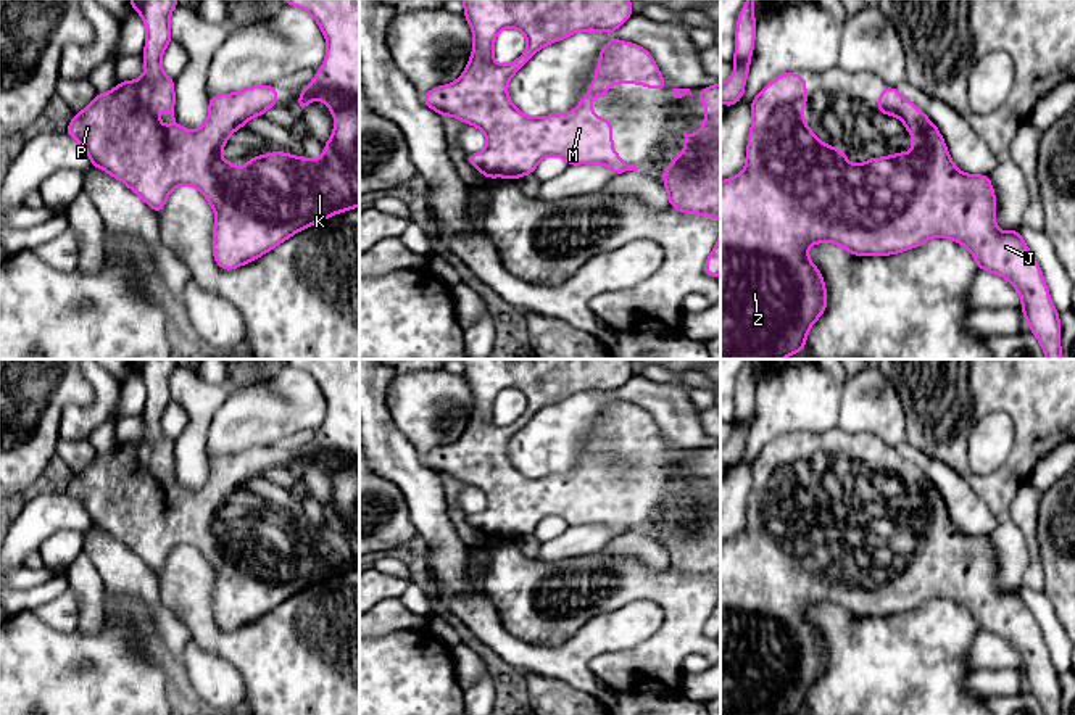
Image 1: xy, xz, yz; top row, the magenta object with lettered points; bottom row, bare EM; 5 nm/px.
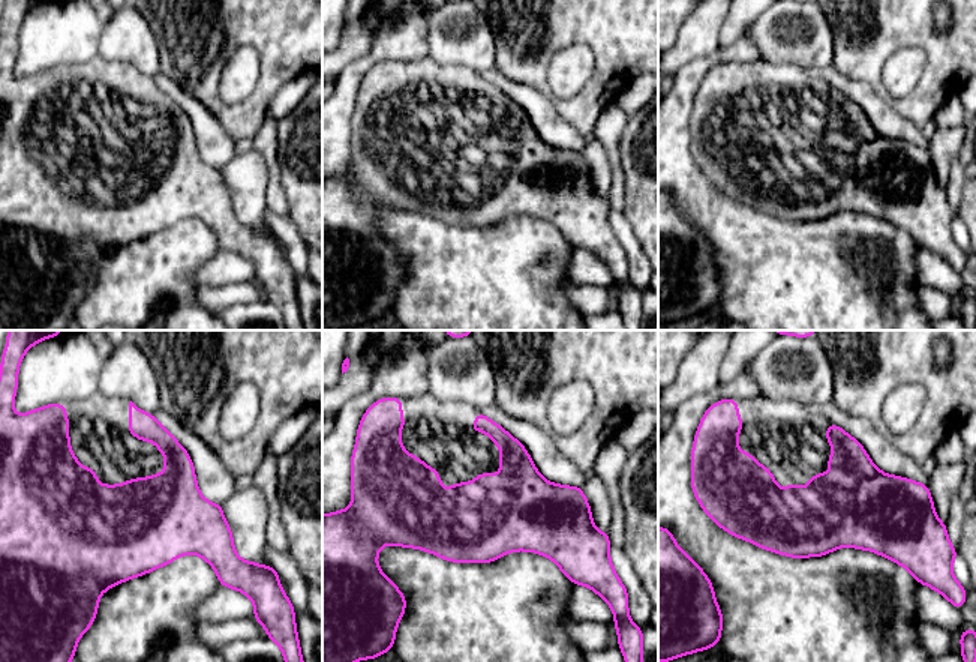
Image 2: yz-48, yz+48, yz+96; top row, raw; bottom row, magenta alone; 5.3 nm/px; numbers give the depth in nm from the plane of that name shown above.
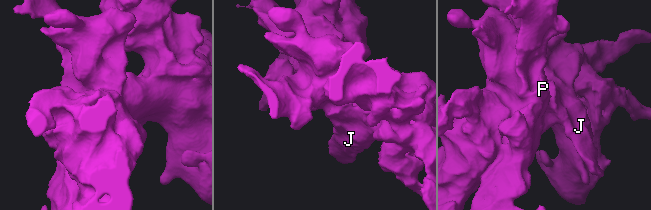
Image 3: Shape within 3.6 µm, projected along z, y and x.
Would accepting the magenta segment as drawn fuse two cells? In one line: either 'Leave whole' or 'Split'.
Leave whole

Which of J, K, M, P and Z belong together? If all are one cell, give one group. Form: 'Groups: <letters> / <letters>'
Groups: J K M P Z

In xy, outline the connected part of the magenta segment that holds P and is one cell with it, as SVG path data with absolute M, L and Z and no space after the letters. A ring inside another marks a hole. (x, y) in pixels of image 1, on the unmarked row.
M129 359L129 361L131 361L132 369L140 374L140 377L147 386L147 404L143 407L145 433L139 441L122 441L111 453L98 454L87 469L84 469L79 475L74 475L74 478L69 481L68 490L64 491L68 496L71 496L76 502L79 502L87 510L87 514L90 517L90 527L100 528L100 530L106 531L110 536L113 536L114 539L124 543L156 575L160 575L163 572L166 559L172 549L176 549L179 546L192 546L192 548L198 549L203 554L203 557L208 560L208 564L211 565L213 572L216 573L216 585L213 588L213 615L214 615L216 625L222 631L230 631L239 626L248 625L253 620L256 620L256 618L263 617L264 614L271 612L272 609L276 609L279 604L285 602L293 594L306 589L308 586L324 581L337 573L343 573L343 572L359 567L359 359L284 359L284 362L287 366L293 366L293 367L306 370L316 380L316 383L322 390L322 395L327 401L327 417L326 417L322 427L318 430L311 444L306 446L300 453L298 472L309 470L309 465L306 464L308 461L324 461L327 469L332 472L332 477L337 485L335 485L335 490L332 491L330 499L324 506L324 515L319 520L305 520L301 517L293 517L288 514L271 512L264 517L250 519L248 525L245 528L235 528L232 523L224 522L221 519L221 510L227 504L229 496L232 493L235 493L237 490L243 488L248 480L263 477L266 470L277 467L277 448L276 446L253 446L253 448L248 448L248 449L235 453L235 454L214 456L208 461L210 477L208 477L206 483L197 491L185 491L182 486L179 486L176 483L176 478L174 478L174 465L176 465L174 440L168 438L161 428L161 415L163 415L164 409L169 406L169 403L172 401L171 391L169 391L169 377L171 377L172 370L179 366L179 362L177 362L177 359ZM158 470L164 470L171 475L172 486L169 490L166 490L161 485L161 481L156 478Z

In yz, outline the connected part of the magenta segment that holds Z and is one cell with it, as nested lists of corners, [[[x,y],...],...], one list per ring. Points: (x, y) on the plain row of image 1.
[[[783,433],[769,443],[751,462],[753,483],[746,507],[745,530],[720,543],[720,715],[798,715],[806,707],[807,692],[827,668],[825,643],[807,617],[814,604],[830,602],[854,617],[896,615],[933,597],[946,597],[965,607],[980,631],[1009,641],[1022,659],[1022,673],[1030,692],[1046,715],[1060,713],[1060,681],[1043,633],[1022,601],[1020,589],[996,589],[996,557],[988,535],[970,536],[959,531],[936,486],[894,448],[886,446],[877,472],[898,477],[912,494],[912,512],[886,519],[869,519],[856,527],[845,512],[822,504],[806,486],[806,438]]]

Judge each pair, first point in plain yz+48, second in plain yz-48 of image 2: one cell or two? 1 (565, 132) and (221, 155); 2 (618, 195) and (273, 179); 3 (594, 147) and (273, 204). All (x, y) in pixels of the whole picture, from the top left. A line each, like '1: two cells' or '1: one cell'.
1: one cell
2: one cell
3: two cells

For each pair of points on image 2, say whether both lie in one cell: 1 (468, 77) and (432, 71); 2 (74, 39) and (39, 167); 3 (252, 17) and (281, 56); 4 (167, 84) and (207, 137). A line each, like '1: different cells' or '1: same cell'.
1: same cell
2: different cells
3: same cell
4: same cell

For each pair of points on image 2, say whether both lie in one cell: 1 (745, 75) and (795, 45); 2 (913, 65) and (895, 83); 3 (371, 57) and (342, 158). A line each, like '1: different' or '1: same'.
1: different
2: same
3: same

